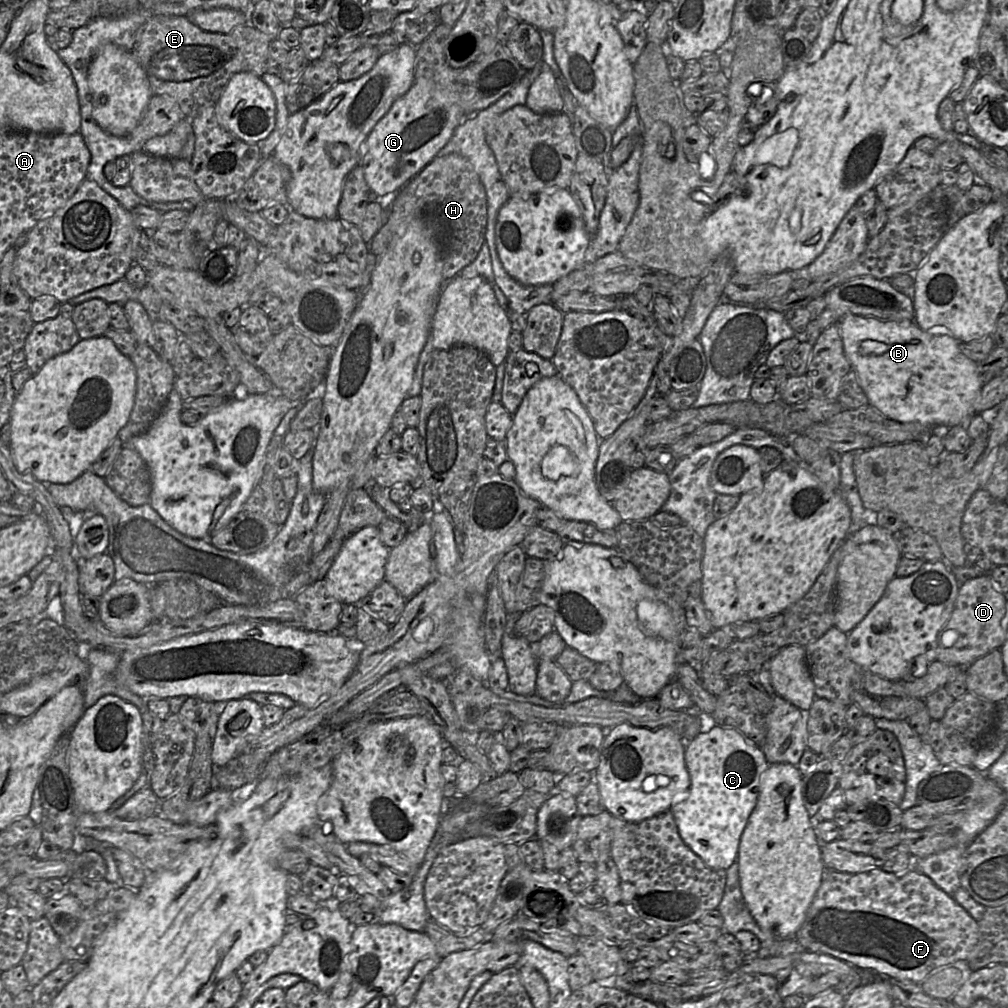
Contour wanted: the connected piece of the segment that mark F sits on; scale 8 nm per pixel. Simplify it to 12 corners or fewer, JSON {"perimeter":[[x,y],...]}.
{"perimeter":[[914,868],[826,870],[795,938],[920,984],[977,921]]}

